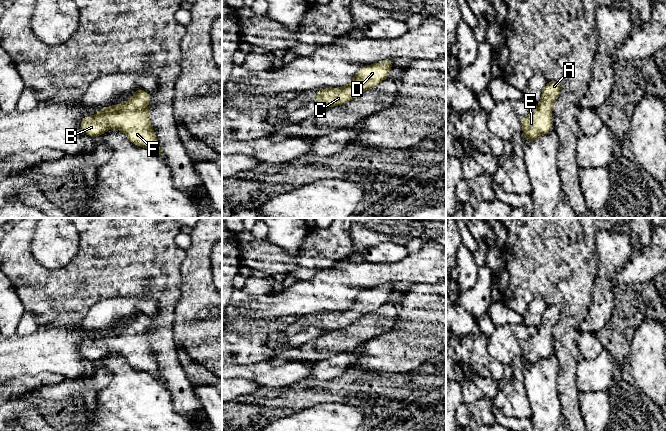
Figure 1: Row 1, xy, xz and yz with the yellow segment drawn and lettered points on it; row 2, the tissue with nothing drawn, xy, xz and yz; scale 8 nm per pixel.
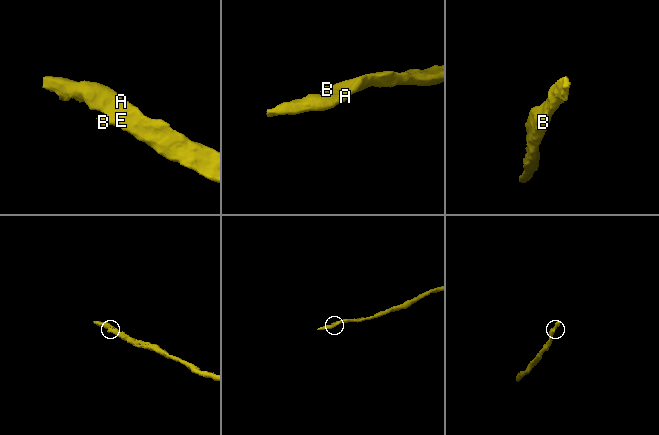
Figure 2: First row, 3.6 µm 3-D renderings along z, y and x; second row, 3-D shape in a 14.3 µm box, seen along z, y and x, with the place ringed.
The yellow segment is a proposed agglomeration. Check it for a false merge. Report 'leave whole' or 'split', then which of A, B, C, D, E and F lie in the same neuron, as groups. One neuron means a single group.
leave whole; groups A B C D E F

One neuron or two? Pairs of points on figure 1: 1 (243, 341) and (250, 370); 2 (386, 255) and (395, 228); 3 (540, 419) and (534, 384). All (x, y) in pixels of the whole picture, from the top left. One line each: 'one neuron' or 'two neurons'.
1: two neurons
2: two neurons
3: one neuron

